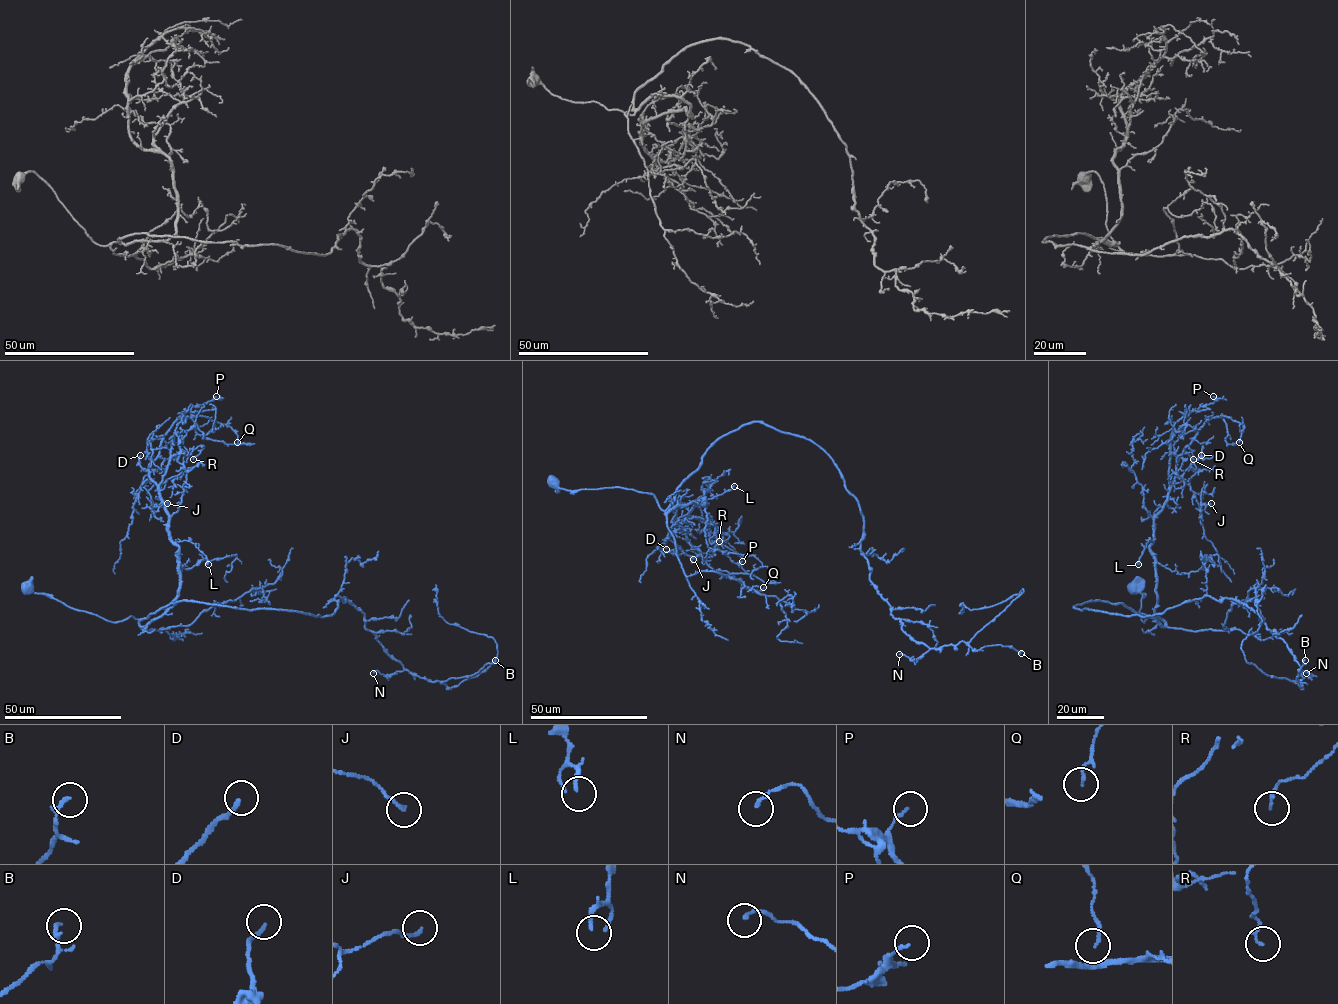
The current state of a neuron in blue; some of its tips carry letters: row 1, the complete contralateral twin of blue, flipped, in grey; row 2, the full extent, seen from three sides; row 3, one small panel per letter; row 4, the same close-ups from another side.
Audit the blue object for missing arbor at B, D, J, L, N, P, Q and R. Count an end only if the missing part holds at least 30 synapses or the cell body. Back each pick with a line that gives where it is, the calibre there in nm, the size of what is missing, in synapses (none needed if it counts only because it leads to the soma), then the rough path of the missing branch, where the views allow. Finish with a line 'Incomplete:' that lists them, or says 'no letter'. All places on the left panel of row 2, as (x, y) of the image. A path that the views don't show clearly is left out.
Incomplete: no letter

